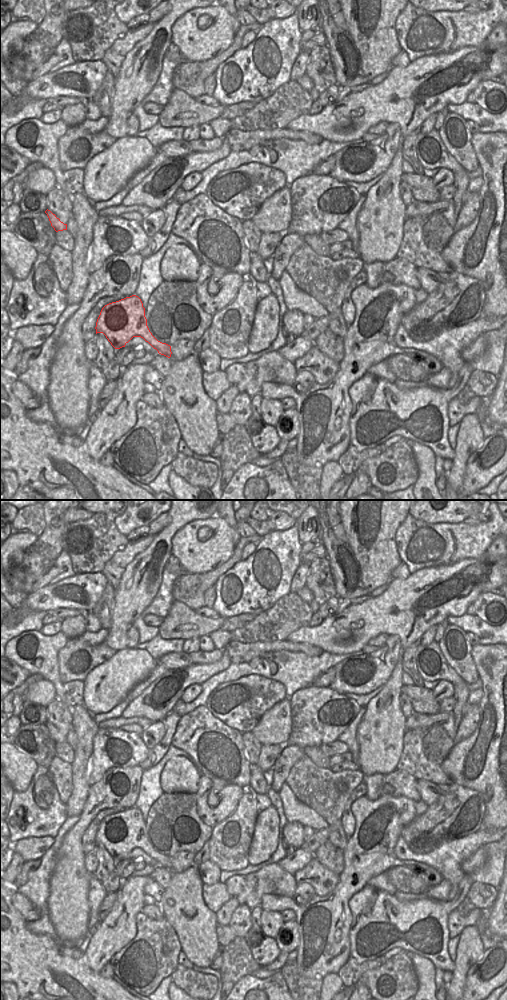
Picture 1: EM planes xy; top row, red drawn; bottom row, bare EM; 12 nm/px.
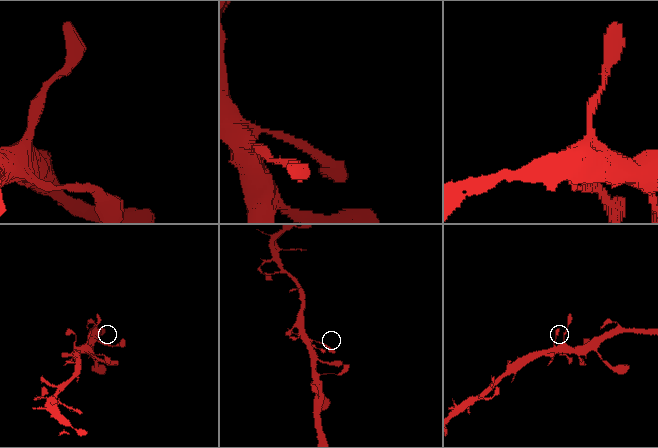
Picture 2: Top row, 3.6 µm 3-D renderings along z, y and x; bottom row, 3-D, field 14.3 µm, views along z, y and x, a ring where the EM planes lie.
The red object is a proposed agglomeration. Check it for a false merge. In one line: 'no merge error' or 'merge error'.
no merge error

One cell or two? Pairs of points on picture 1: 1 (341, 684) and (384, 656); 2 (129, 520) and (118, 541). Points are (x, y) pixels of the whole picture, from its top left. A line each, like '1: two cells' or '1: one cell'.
1: one cell
2: two cells

